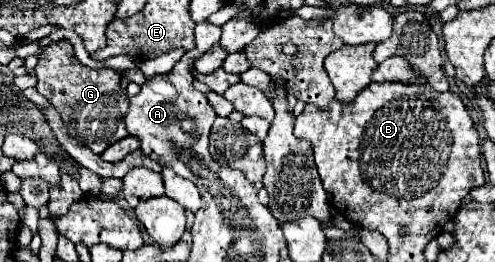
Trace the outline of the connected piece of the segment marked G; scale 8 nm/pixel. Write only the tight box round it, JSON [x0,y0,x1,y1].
[36,39,128,155]

